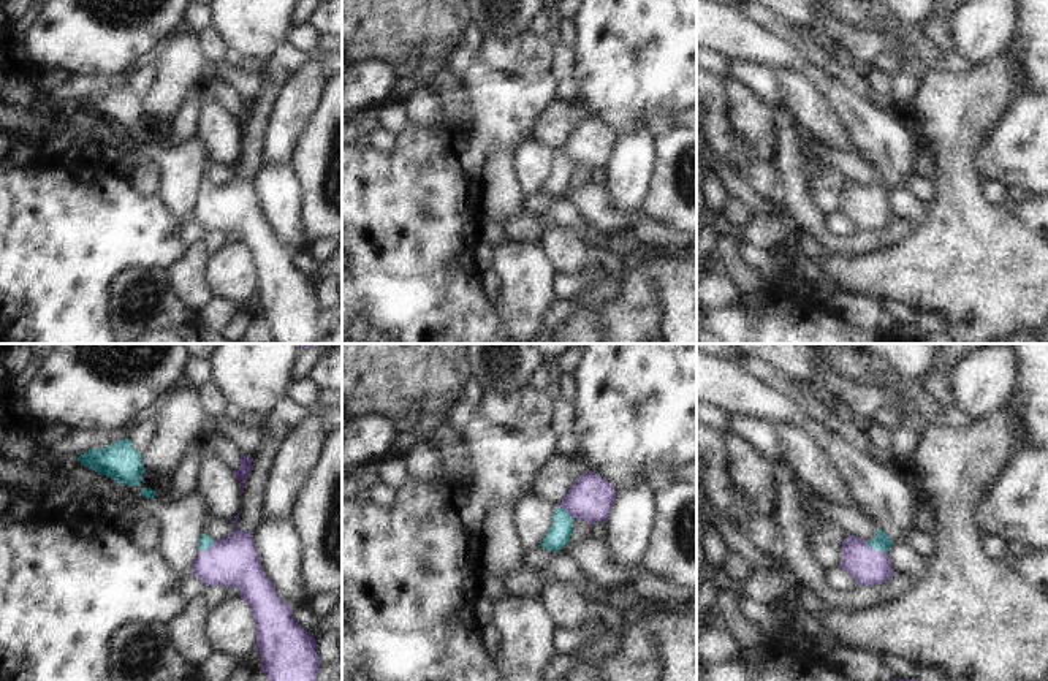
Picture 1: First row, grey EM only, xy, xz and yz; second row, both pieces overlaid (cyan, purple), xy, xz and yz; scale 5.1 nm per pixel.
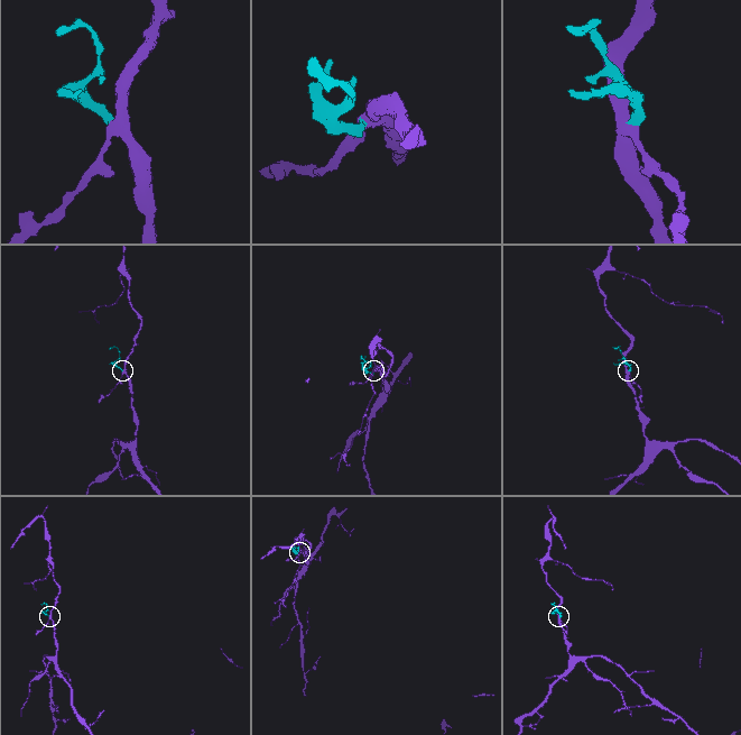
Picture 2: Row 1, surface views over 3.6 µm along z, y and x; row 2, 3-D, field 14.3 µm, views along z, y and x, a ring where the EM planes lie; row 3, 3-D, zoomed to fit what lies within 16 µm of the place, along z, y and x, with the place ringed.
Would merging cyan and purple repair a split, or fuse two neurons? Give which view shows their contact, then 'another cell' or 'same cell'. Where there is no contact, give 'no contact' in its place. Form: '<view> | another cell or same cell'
yz | same cell

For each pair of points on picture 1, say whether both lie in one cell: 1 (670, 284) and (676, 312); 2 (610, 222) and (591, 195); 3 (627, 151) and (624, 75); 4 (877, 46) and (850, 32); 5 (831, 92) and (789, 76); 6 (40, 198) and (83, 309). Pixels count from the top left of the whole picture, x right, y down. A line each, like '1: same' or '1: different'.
1: same
2: same
3: different
4: same
5: different
6: same

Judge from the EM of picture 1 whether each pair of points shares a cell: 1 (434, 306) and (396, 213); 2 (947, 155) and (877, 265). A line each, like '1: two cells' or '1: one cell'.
1: one cell
2: one cell

